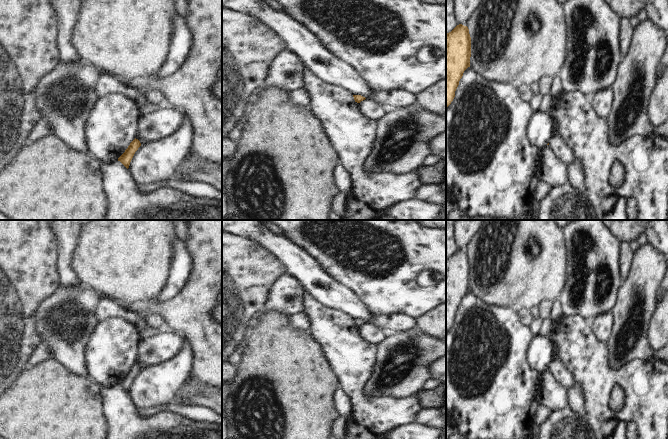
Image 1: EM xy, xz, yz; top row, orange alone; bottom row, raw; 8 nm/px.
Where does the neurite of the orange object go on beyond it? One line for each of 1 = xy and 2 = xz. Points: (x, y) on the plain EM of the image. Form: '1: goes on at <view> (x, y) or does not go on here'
1: does not go on here
2: does not go on here

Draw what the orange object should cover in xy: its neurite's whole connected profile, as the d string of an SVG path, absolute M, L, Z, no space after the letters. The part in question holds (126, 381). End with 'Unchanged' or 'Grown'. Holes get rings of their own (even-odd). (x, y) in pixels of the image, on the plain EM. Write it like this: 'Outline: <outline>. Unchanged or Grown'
Outline: M135 362L125 374L125 376L118 382L118 385L120 385L128 393L135 376L140 370L140 365Z. Unchanged

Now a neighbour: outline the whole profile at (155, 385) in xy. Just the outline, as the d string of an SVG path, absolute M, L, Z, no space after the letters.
M177 329L171 331L181 336L182 345L171 358L138 372L128 392L135 407L157 407L172 402L179 386L192 374L190 342Z

